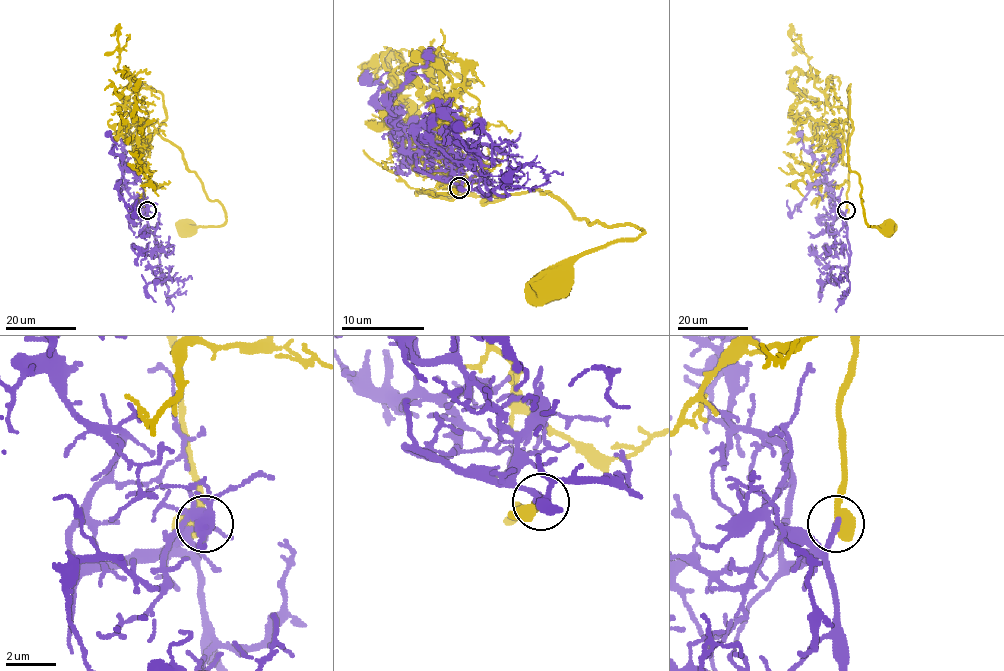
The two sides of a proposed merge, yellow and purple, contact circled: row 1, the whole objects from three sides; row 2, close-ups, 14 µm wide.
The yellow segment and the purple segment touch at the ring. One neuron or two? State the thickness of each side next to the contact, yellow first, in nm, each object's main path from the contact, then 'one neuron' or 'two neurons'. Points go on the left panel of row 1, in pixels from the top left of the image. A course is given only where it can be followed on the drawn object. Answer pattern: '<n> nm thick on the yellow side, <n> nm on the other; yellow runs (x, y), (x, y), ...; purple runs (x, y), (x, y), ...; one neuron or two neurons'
460 nm thick on the yellow side, 280 nm on the other; yellow runs (147, 210), (129, 102), (141, 84), (163, 96), (158, 133), (225, 214), (220, 225), (185, 227); purple runs (148, 210), (138, 216), (129, 214), (136, 198), (128, 192), (123, 160), (112, 151), (115, 142), (106, 131); one neuron

